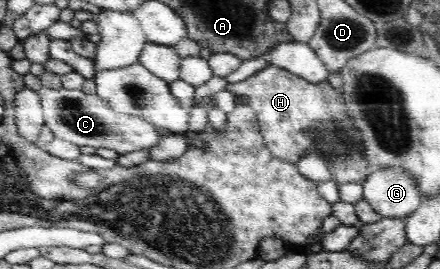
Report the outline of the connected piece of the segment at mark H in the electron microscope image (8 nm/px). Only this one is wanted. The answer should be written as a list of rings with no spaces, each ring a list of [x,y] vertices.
[[[270,65],[242,82],[228,83],[225,89],[247,96],[272,156],[297,164],[304,154],[311,152],[326,161],[334,176],[342,174],[342,182],[338,184],[364,180],[368,161],[362,151],[362,135],[349,116],[341,88],[333,88],[327,80],[310,83],[288,70]]]

